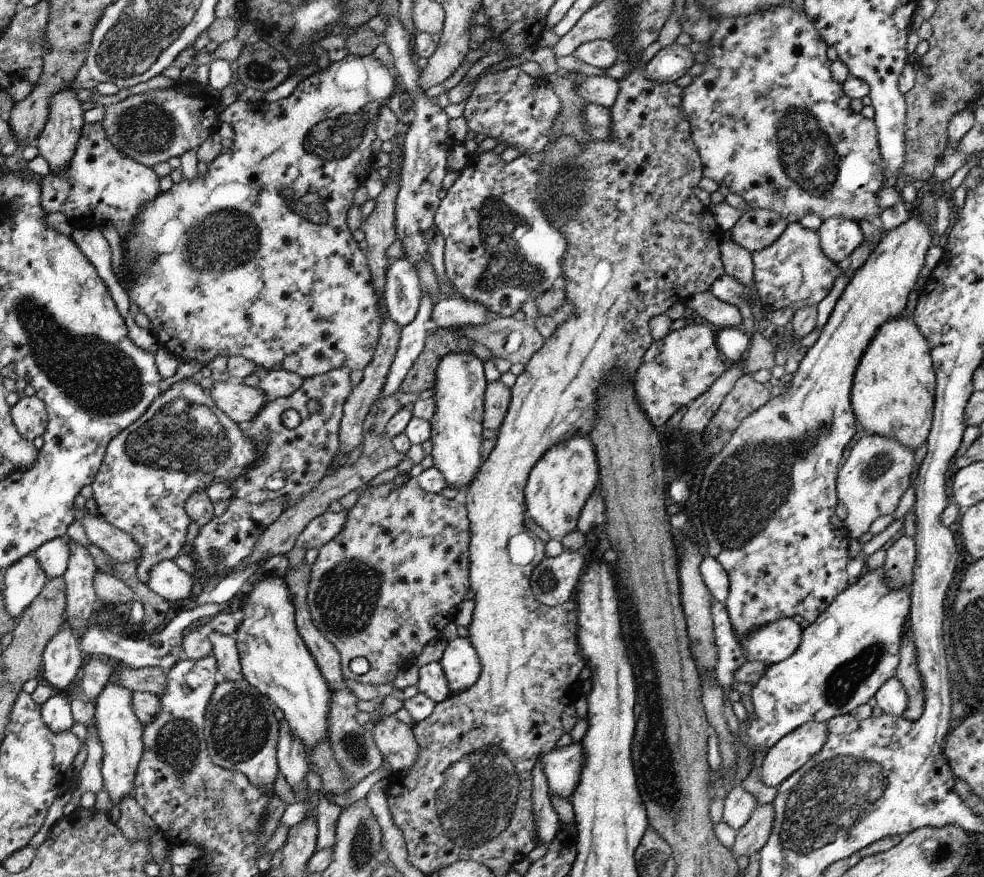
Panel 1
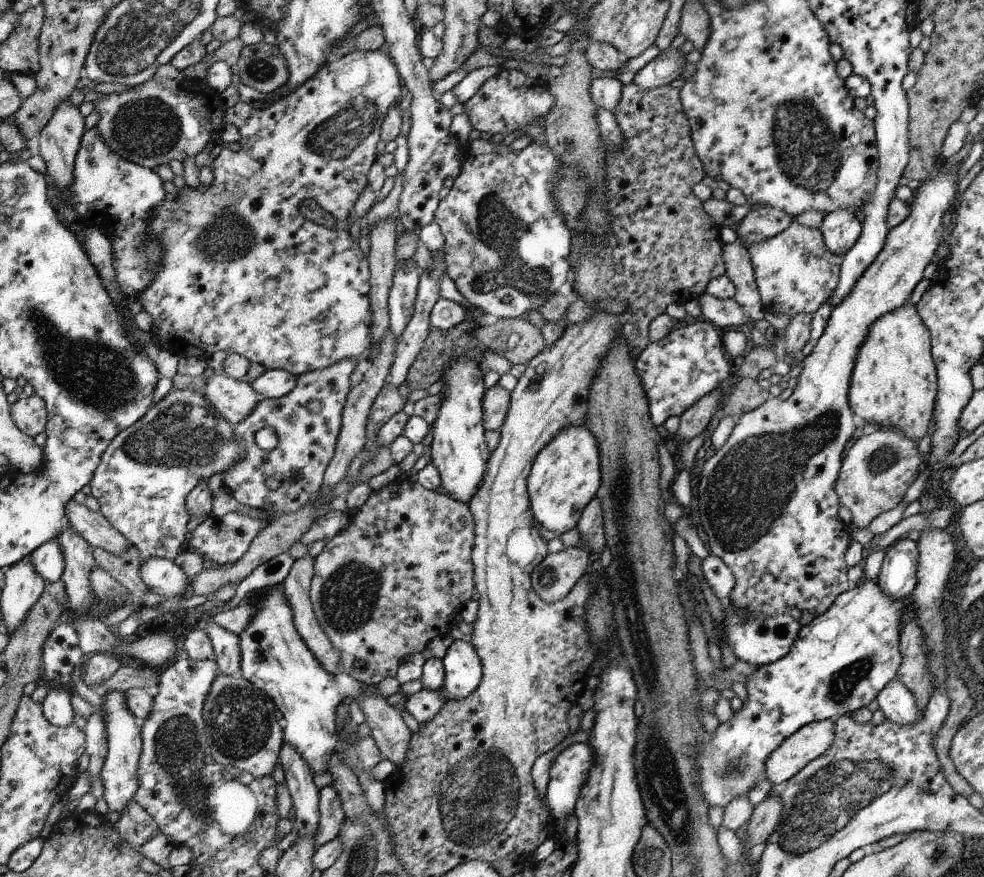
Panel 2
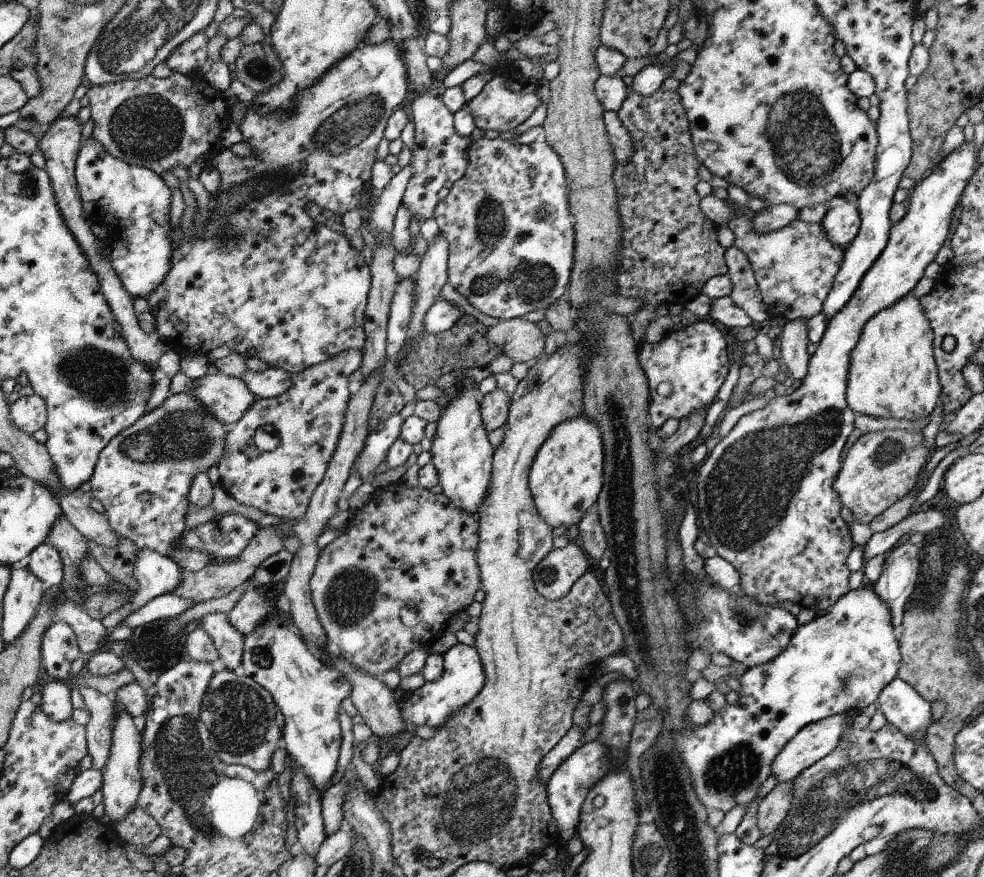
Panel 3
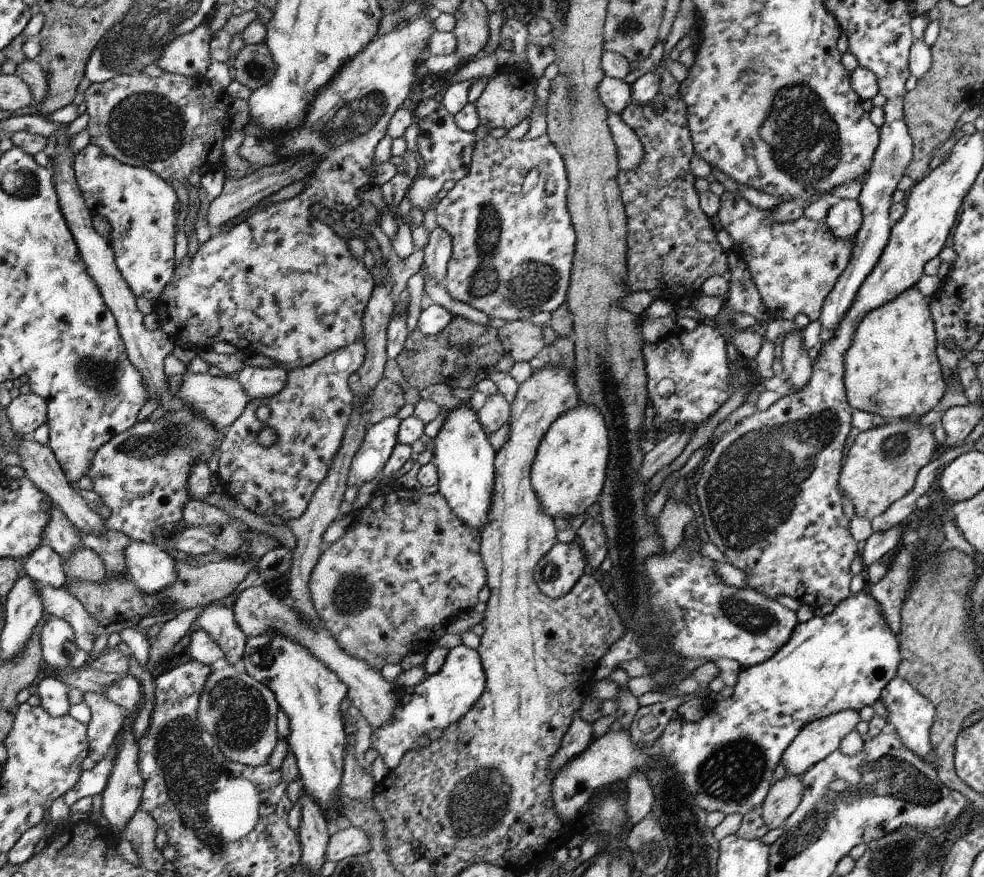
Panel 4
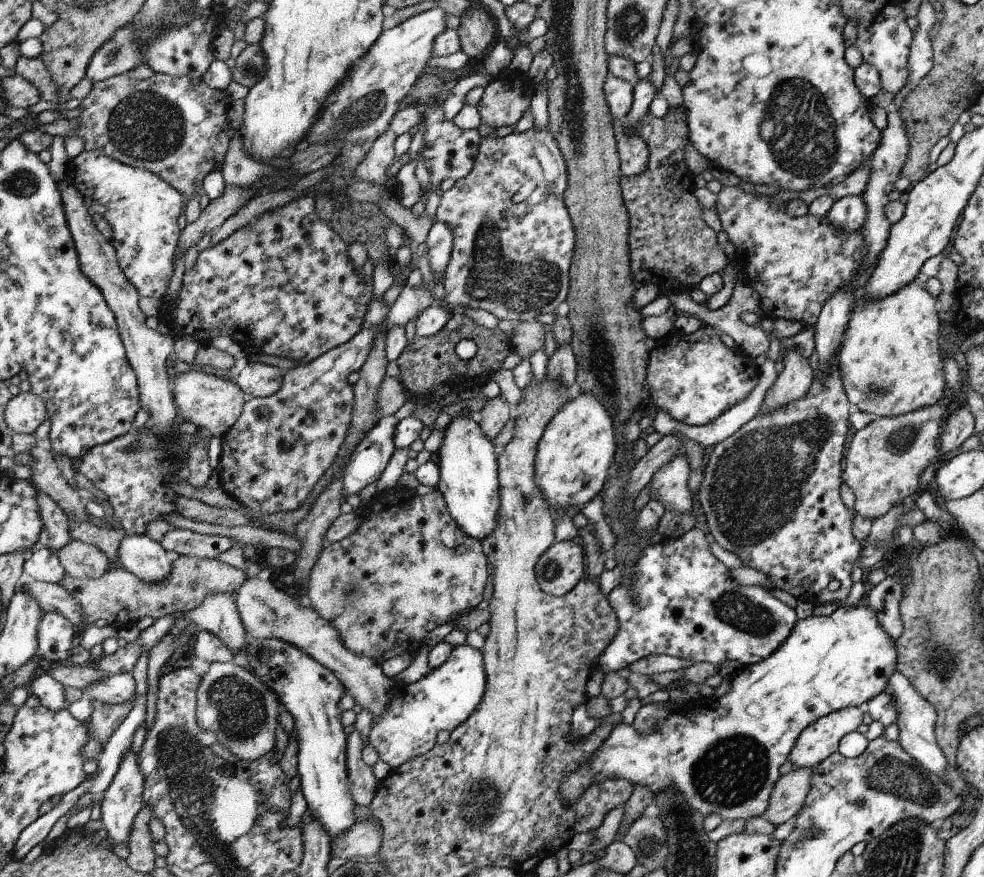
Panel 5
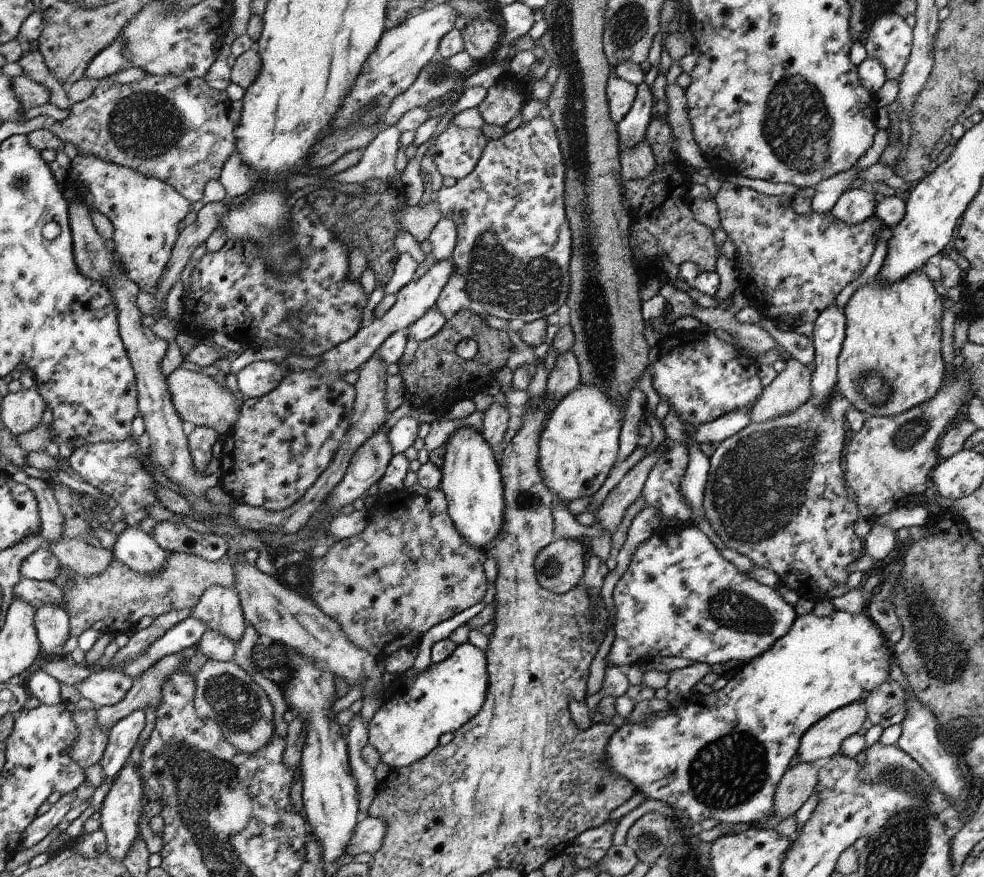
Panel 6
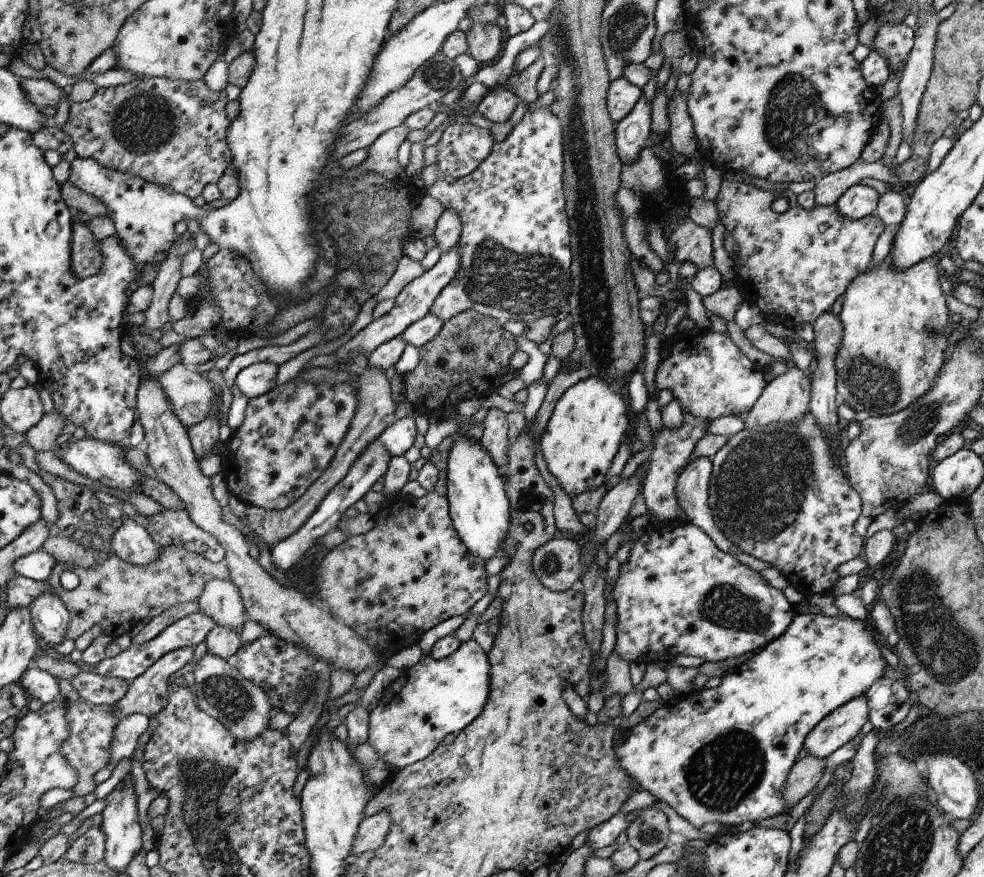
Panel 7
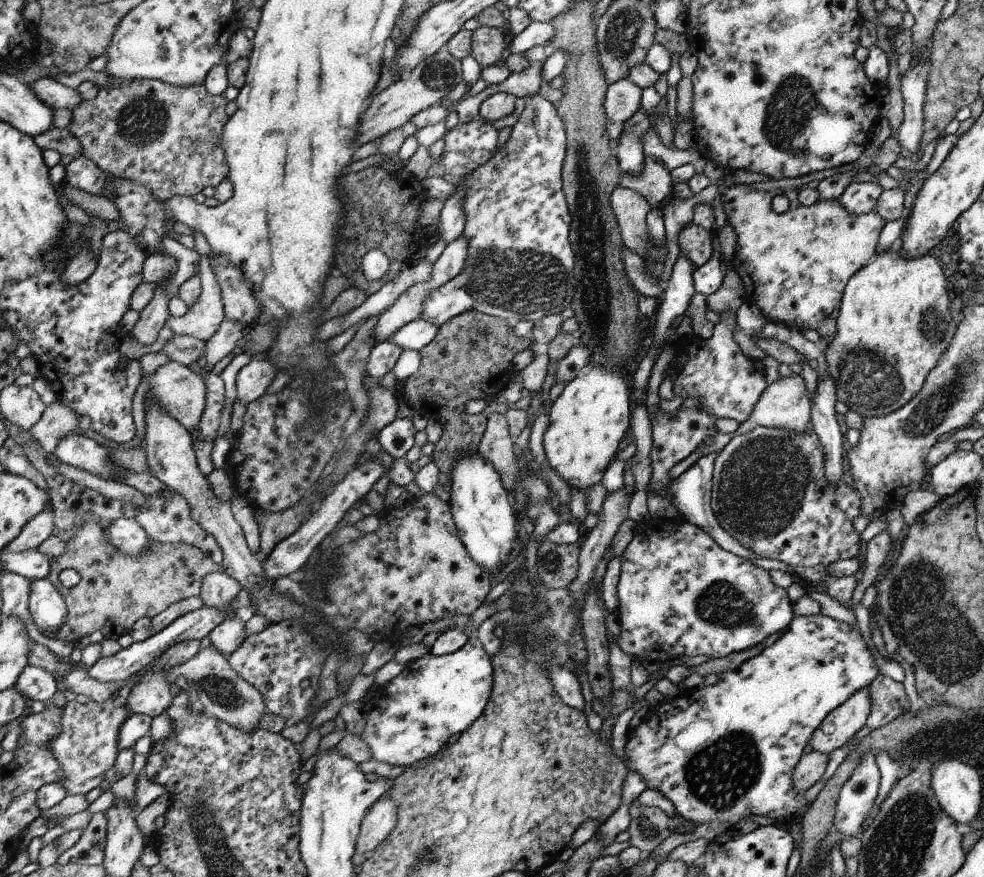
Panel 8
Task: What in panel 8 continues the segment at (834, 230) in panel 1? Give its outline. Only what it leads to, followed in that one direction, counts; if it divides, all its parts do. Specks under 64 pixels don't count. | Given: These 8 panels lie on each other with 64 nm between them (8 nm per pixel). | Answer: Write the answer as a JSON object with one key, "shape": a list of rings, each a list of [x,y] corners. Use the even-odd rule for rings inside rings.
{"shape":[[[851,183],[839,198],[840,204],[853,215],[872,212],[877,207],[883,189],[875,183]]]}

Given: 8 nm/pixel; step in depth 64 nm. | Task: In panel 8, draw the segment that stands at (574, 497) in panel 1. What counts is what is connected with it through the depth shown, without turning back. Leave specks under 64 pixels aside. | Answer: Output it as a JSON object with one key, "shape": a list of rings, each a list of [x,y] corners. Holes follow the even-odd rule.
{"shape":[[[593,367],[586,376],[568,382],[553,402],[543,447],[547,462],[570,488],[584,491],[600,484],[608,465],[616,458],[629,434],[631,396],[632,392],[617,368]]]}

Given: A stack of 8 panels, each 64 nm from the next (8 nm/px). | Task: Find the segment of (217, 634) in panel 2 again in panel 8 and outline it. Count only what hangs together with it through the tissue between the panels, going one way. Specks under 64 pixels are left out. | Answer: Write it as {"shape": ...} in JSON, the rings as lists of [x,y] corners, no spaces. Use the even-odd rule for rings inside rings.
{"shape":[[[222,570],[204,577],[199,596],[203,599],[204,607],[218,609],[228,618],[236,614],[237,610],[232,608],[233,601],[241,590],[240,583]]]}

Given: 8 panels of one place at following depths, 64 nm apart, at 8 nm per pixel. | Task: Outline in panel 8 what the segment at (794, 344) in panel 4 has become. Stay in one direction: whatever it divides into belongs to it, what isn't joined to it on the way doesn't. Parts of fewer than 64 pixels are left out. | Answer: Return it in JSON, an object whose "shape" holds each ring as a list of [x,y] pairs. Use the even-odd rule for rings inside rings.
{"shape":[[[792,373],[790,376],[782,377],[770,385],[767,385],[766,390],[760,395],[758,402],[754,405],[752,414],[747,421],[744,421],[734,434],[726,434],[718,432],[715,436],[708,436],[704,442],[688,458],[684,458],[682,462],[678,462],[676,466],[670,469],[670,477],[675,479],[684,473],[701,457],[706,457],[709,454],[716,453],[722,450],[730,442],[736,434],[744,434],[752,431],[758,425],[763,427],[774,427],[792,431],[805,431],[810,429],[811,422],[811,394],[808,392],[804,377],[800,373]]]}

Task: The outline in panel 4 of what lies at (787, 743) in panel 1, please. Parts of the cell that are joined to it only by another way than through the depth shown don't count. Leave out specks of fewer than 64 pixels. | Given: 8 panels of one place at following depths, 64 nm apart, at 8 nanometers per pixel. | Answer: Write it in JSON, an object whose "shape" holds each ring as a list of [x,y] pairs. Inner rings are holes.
{"shape":[[[845,710],[807,724],[782,753],[779,764],[786,768],[788,775],[800,777],[817,762],[824,760],[829,754],[838,749],[842,739],[855,730],[856,724],[860,720],[859,711]]]}

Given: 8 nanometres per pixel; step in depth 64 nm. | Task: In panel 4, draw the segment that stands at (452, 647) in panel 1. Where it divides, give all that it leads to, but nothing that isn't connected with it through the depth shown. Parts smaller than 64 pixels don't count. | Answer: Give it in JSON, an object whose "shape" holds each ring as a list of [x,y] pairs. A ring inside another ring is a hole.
{"shape":[[[463,644],[449,649],[440,672],[427,677],[415,687],[396,688],[397,705],[393,717],[388,724],[373,730],[371,746],[379,752],[389,770],[393,771],[405,752],[432,742],[425,735],[427,730],[445,729],[449,724],[460,721],[461,716],[472,708],[484,692],[485,680],[485,672],[476,649]]]}

